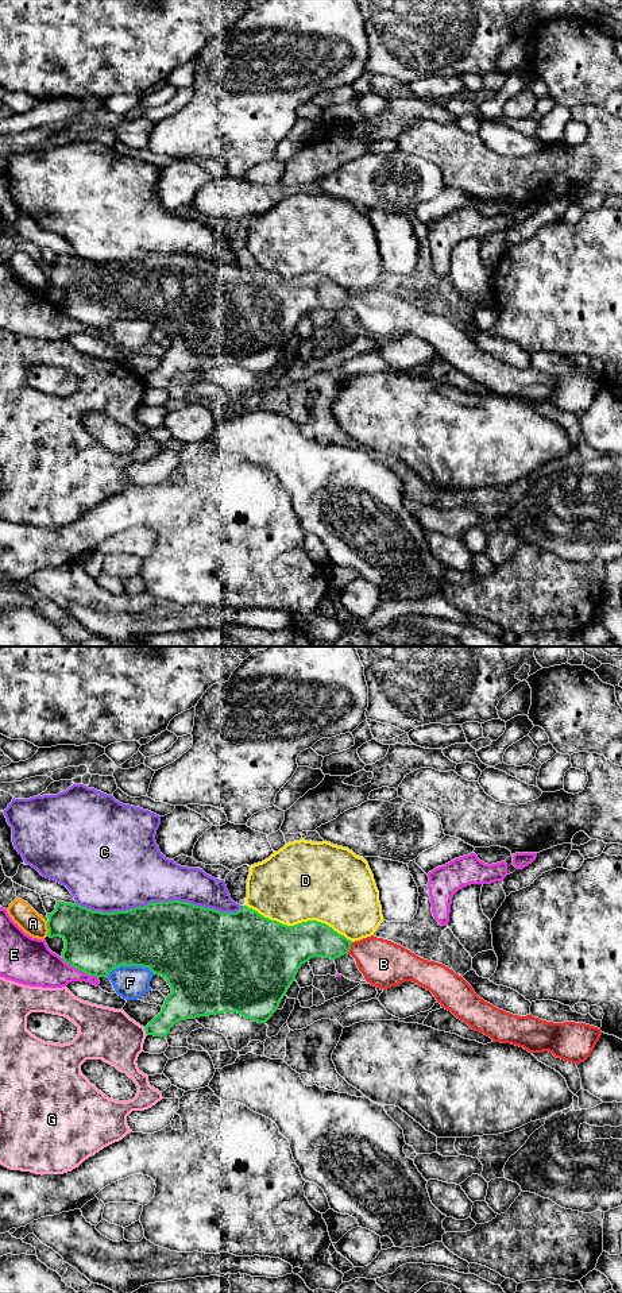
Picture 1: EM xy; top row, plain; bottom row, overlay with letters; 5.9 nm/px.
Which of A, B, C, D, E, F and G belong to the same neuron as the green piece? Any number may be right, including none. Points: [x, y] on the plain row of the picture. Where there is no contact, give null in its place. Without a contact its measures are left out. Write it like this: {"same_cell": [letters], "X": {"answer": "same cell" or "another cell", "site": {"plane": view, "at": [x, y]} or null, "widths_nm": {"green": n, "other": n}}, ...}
{"same_cell": ["B"], "A": {"answer": "another cell", "site": {"plane": "xy", "at": [47, 280]}, "widths_nm": {"green": 300, "other": 140}}, "B": {"answer": "same cell", "site": {"plane": "xy", "at": [350, 300]}, "widths_nm": {"green": 220, "other": 280}}, "C": {"answer": "another cell", "site": {"plane": "xy", "at": [159, 254]}, "widths_nm": {"green": 460, "other": 420}}, "D": {"answer": "another cell", "site": {"plane": "xy", "at": [300, 276]}, "widths_nm": {"green": 380, "other": 460}}, "E": {"answer": "another cell", "site": {"plane": "xy", "at": [78, 321]}, "widths_nm": {"green": 380, "other": 240}}, "F": {"answer": "another cell", "site": {"plane": "xy", "at": [130, 317]}, "widths_nm": {"green": 400, "other": 200}}, "G": {"answer": "another cell", "site": {"plane": "xy", "at": [146, 383]}, "widths_nm": {"green": 180, "other": 320}}}

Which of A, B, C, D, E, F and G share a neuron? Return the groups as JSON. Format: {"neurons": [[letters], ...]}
{"neurons": [["A"], ["B"], ["C"], ["D"], ["E"], ["F"], ["G"]]}

